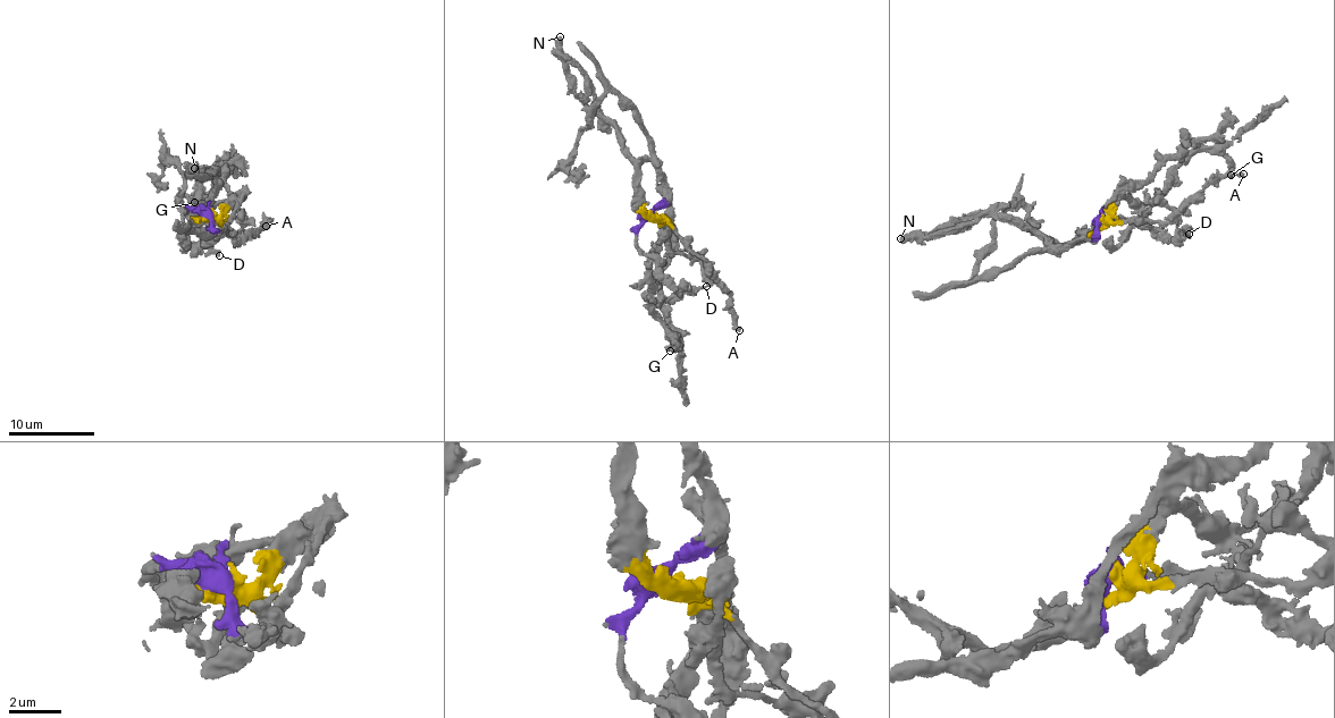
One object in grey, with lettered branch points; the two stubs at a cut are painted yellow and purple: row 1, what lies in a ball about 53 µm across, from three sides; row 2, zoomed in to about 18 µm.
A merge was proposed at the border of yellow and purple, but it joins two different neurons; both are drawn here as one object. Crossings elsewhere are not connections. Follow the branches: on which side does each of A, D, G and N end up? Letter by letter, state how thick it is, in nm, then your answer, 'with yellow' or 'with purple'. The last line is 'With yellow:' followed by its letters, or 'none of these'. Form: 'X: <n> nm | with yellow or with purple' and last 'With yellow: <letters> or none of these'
A: 320 nm | with yellow
D: 240 nm | with purple
G: 180 nm | with yellow
N: 550 nm | with yellow
With yellow: A, G, N

